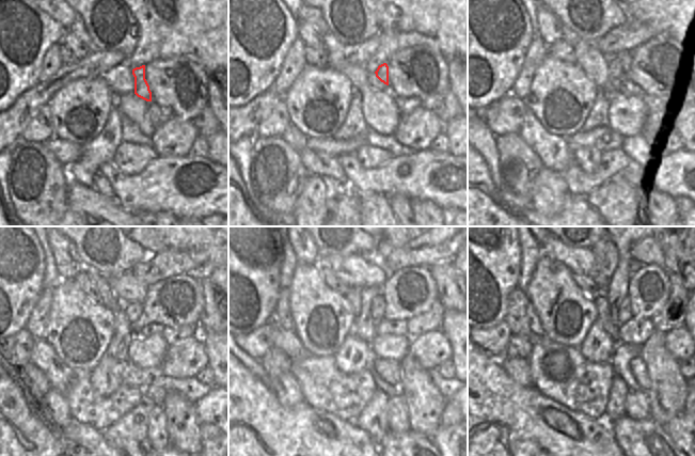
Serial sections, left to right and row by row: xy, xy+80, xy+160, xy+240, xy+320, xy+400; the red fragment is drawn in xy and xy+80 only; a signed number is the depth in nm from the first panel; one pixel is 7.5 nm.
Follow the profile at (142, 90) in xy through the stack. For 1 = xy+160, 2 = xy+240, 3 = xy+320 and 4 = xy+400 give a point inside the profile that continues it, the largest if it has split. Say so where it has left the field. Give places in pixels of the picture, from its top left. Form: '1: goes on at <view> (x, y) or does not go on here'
1: goes on at xy+160 (624, 57)
2: goes on at xy+240 (126, 285)
3: goes on at xy+320 (354, 270)
4: goes on at xy+400 (580, 260)

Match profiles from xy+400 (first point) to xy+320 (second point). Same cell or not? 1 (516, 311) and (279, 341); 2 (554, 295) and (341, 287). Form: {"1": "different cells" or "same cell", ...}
{"1": "same cell", "2": "different cells"}

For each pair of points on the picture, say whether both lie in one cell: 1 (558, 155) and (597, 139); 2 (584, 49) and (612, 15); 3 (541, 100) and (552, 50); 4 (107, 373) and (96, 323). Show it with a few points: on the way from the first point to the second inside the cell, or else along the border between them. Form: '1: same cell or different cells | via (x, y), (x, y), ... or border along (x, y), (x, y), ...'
1: different cells | border along (565, 138), (571, 153)
2: different cells | border along (582, 40), (593, 42)
3: different cells | border along (547, 53), (567, 62), (575, 62)
4: different cells | border along (106, 352), (91, 371)

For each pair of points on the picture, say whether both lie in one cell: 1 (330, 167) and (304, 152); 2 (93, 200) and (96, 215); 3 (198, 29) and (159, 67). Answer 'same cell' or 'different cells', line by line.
1: same cell
2: same cell
3: different cells

